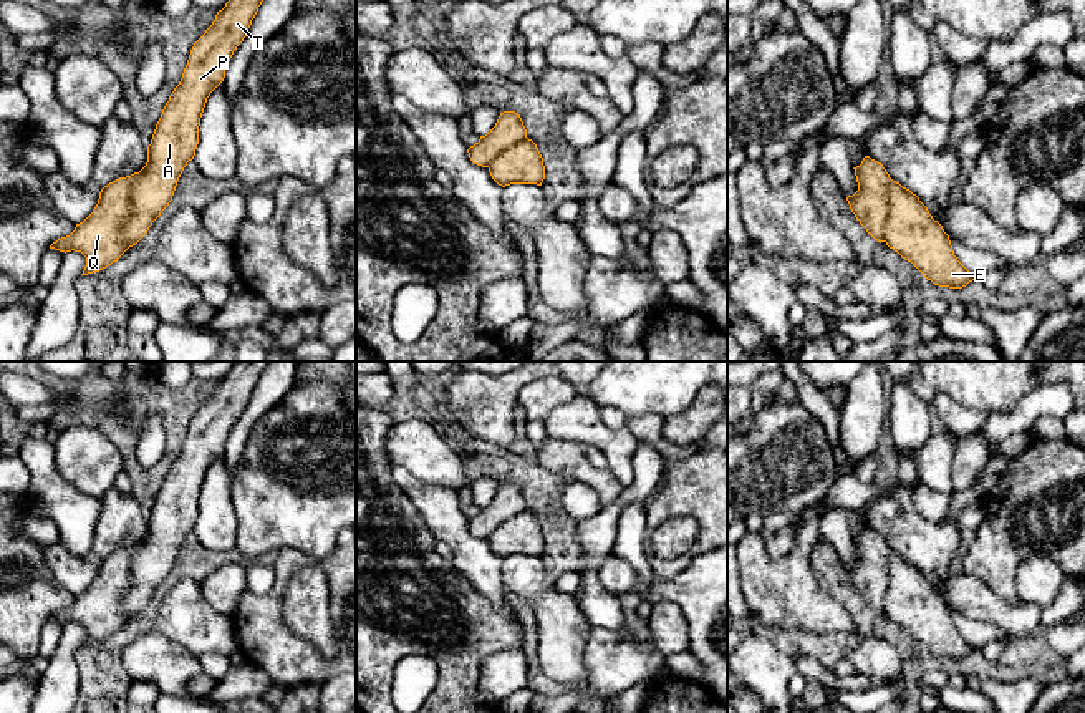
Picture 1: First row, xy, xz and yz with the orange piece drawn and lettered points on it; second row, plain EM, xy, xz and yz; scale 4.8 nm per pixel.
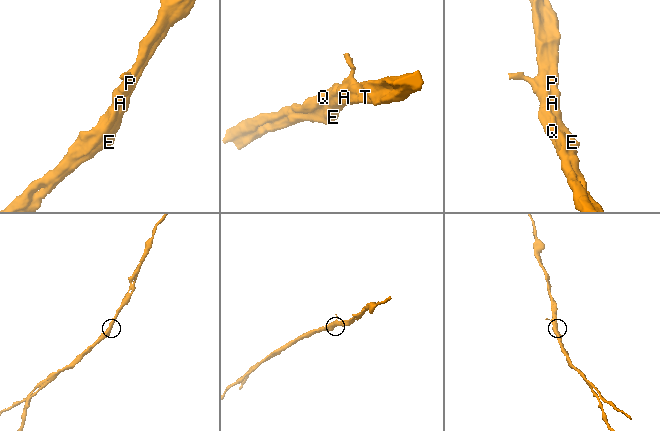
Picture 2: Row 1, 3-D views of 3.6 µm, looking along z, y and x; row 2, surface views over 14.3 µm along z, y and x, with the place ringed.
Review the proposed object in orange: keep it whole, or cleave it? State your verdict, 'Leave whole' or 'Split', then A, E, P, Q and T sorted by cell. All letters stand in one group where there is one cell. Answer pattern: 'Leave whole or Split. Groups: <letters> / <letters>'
Leave whole. Groups: A E P Q T

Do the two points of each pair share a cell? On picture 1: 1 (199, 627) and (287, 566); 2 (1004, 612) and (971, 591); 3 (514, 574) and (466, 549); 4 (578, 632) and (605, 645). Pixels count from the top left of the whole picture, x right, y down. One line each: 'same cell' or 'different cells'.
1: different cells
2: same cell
3: different cells
4: different cells

